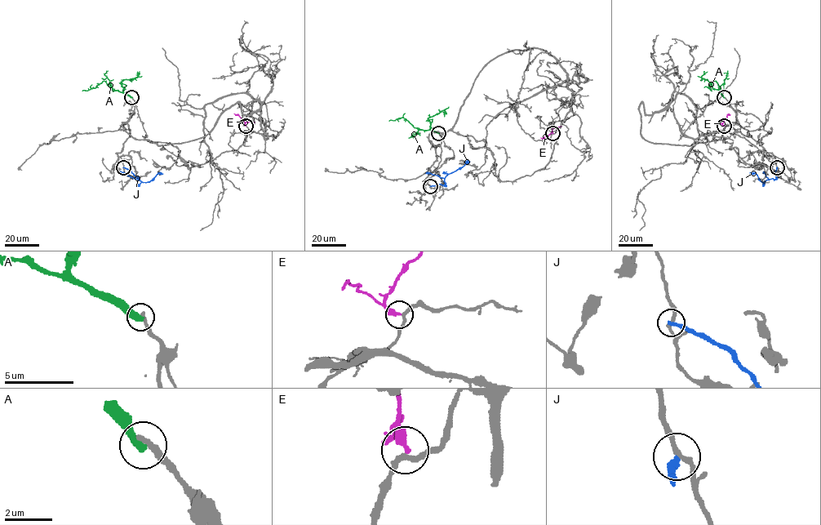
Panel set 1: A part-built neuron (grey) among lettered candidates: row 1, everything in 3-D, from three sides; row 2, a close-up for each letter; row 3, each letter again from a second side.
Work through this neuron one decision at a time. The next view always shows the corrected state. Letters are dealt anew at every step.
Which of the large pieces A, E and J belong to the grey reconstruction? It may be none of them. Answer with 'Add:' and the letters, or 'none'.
Add: none

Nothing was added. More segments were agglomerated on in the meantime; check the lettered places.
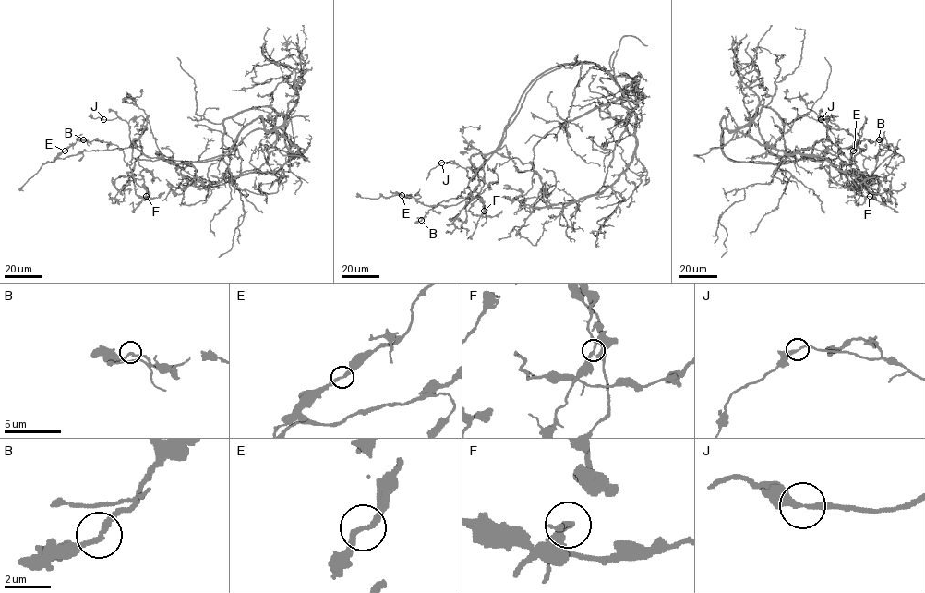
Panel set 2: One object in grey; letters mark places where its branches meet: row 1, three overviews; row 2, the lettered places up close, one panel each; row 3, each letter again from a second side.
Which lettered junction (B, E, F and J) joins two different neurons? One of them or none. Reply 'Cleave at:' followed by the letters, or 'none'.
Cleave at: F

